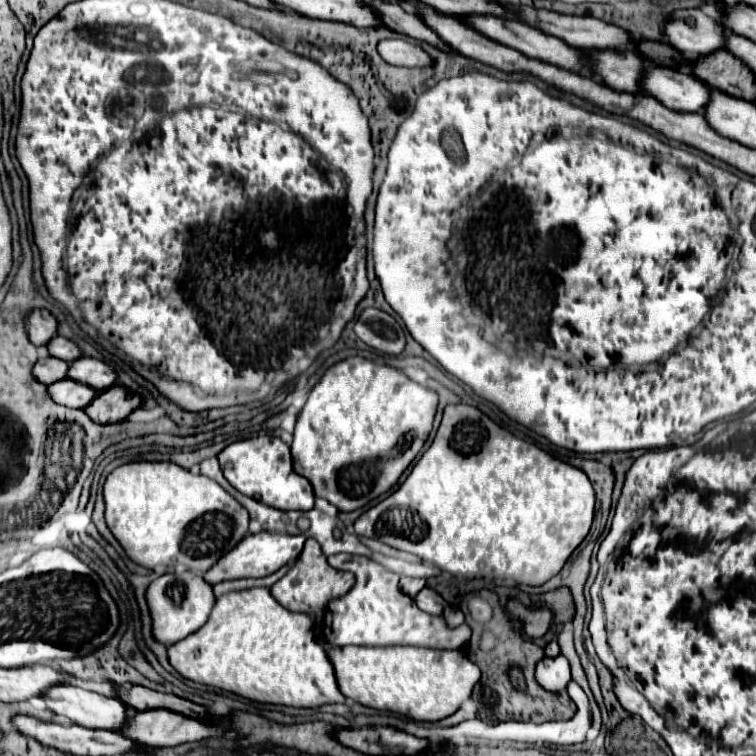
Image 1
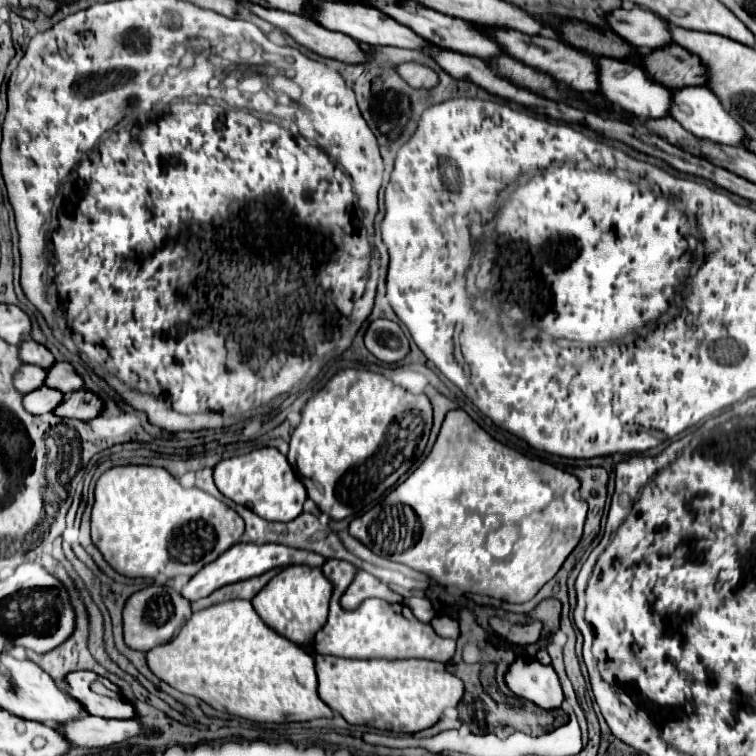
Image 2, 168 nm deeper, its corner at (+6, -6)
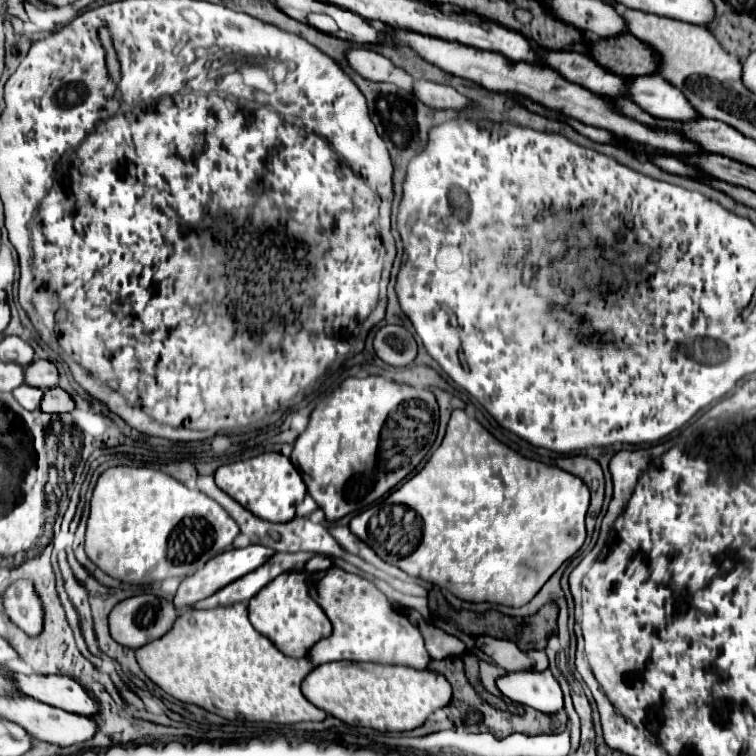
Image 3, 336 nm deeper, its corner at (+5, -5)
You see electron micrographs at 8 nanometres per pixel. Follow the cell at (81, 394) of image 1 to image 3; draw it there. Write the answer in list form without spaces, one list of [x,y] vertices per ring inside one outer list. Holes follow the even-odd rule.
[[[19,385],[19,387],[15,387],[11,393],[13,393],[13,397],[17,399],[17,403],[19,403],[21,407],[25,407],[25,409],[29,409],[29,411],[39,409],[39,401],[41,401],[41,395],[43,395],[41,389],[29,387],[29,385]]]

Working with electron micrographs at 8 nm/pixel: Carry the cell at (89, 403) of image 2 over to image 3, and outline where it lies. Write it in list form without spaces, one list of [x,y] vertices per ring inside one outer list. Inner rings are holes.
[[[61,387],[47,389],[39,405],[39,409],[45,413],[67,413],[67,411],[73,411],[73,407],[75,407],[73,399]]]

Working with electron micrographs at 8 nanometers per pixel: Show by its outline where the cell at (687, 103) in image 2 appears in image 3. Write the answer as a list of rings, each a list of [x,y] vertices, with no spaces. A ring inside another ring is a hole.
[[[645,75],[645,77],[629,77],[627,91],[633,103],[637,103],[643,111],[659,119],[673,119],[673,121],[689,121],[699,117],[693,111],[691,103],[687,103],[685,95],[677,91],[659,75]]]

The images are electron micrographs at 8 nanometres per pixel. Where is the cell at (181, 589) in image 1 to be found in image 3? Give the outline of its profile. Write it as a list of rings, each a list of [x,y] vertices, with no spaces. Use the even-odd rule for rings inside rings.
[[[143,593],[137,597],[129,597],[113,607],[113,611],[109,613],[109,633],[119,645],[129,649],[139,649],[145,643],[151,643],[153,639],[165,635],[175,619],[177,619],[177,611],[171,601],[159,599],[153,593]]]

